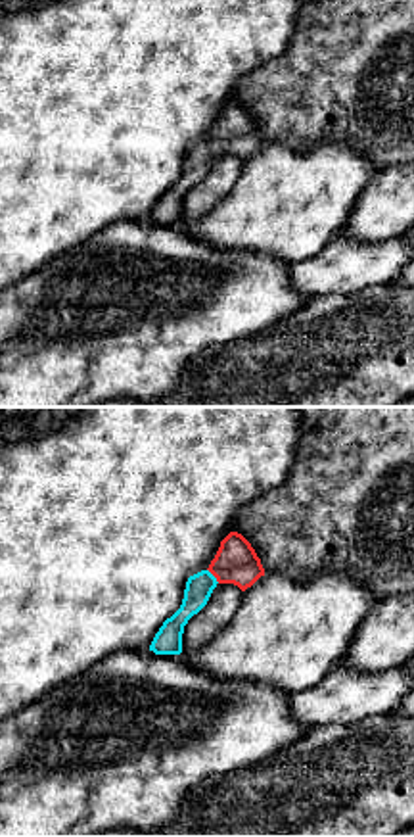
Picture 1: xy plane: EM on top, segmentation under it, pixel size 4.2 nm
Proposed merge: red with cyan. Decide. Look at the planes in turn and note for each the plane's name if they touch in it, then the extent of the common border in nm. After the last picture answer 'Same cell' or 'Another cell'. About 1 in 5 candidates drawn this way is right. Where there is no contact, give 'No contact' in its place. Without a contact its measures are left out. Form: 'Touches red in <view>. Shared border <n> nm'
Touches red in xy. Shared border 80 nm

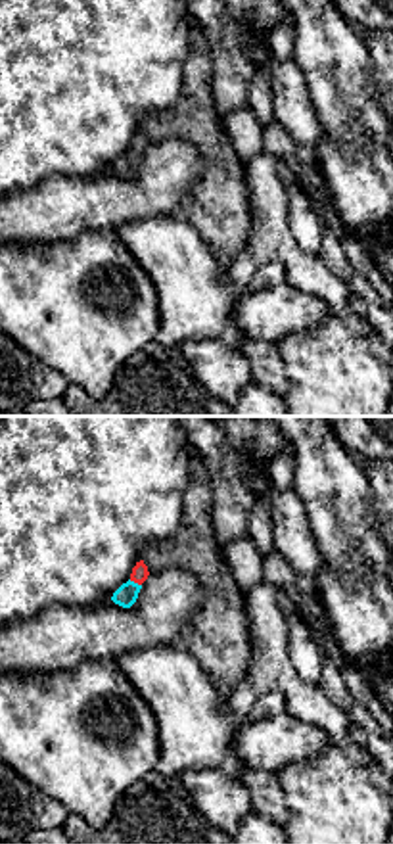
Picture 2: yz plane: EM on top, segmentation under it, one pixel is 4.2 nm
Touches red in yz. Shared border 60 nm

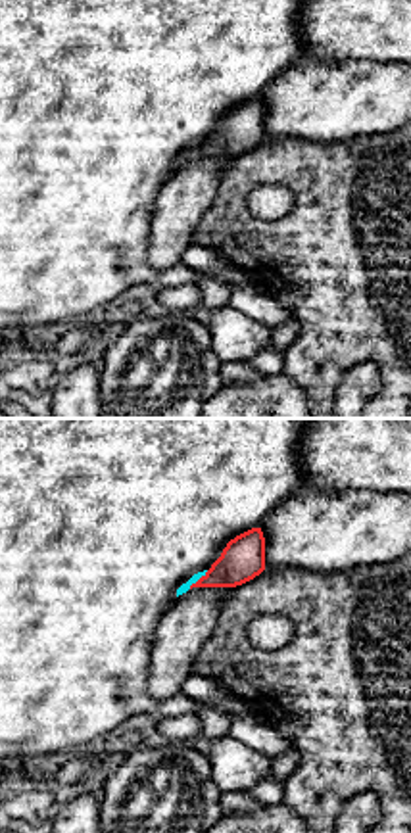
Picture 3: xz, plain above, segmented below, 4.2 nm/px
Touches red in xz. Shared border 120 nm

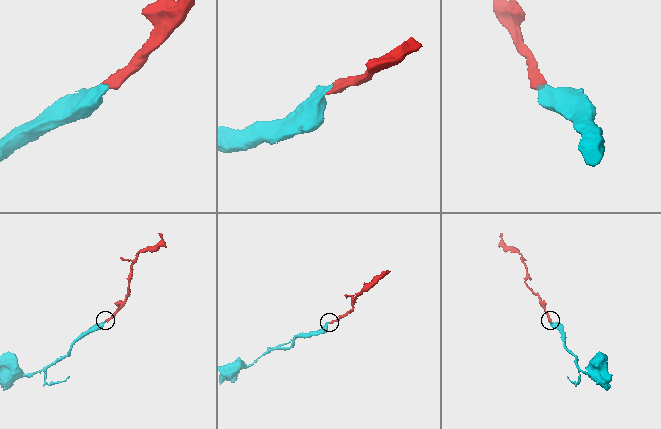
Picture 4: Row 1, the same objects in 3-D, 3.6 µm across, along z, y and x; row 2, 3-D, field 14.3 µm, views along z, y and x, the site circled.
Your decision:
Same cell

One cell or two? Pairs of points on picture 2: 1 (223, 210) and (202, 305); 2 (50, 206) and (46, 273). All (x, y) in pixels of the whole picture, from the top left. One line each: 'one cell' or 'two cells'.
1: two cells
2: two cells

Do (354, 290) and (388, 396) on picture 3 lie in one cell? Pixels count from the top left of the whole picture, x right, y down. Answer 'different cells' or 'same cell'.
same cell

